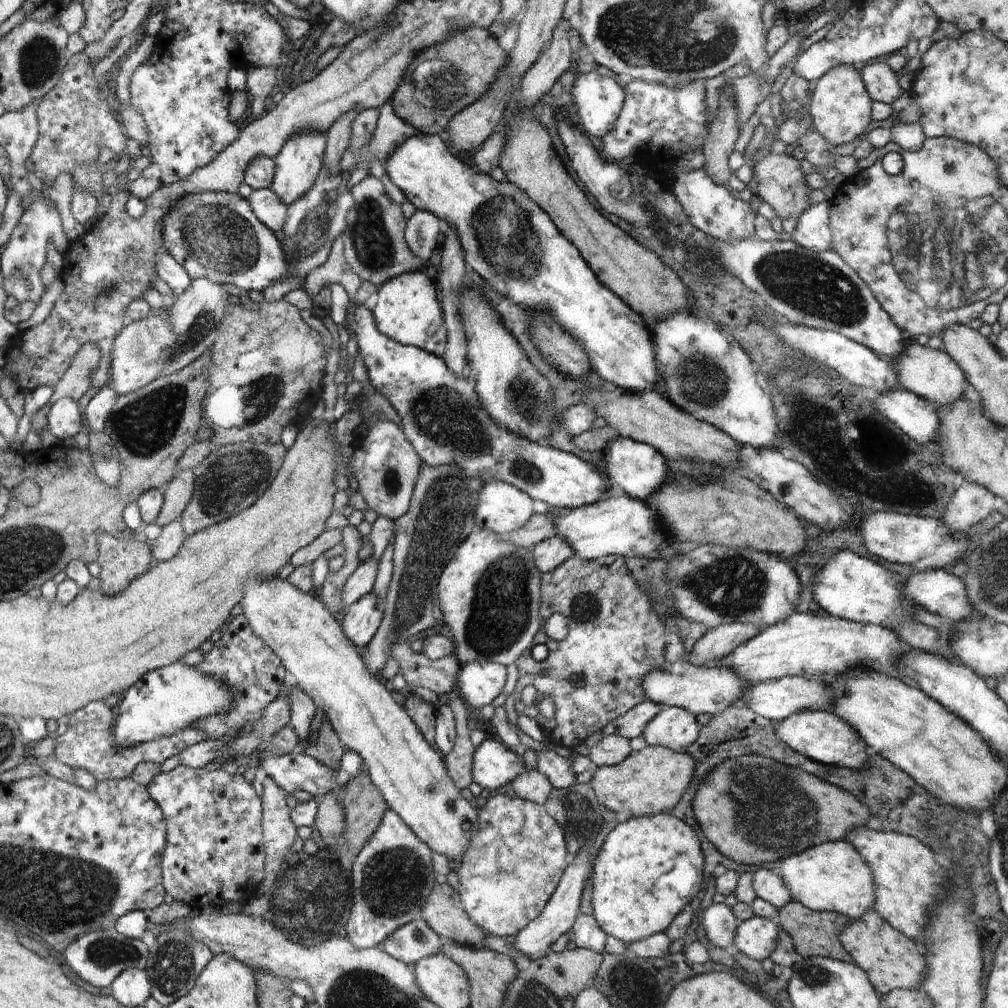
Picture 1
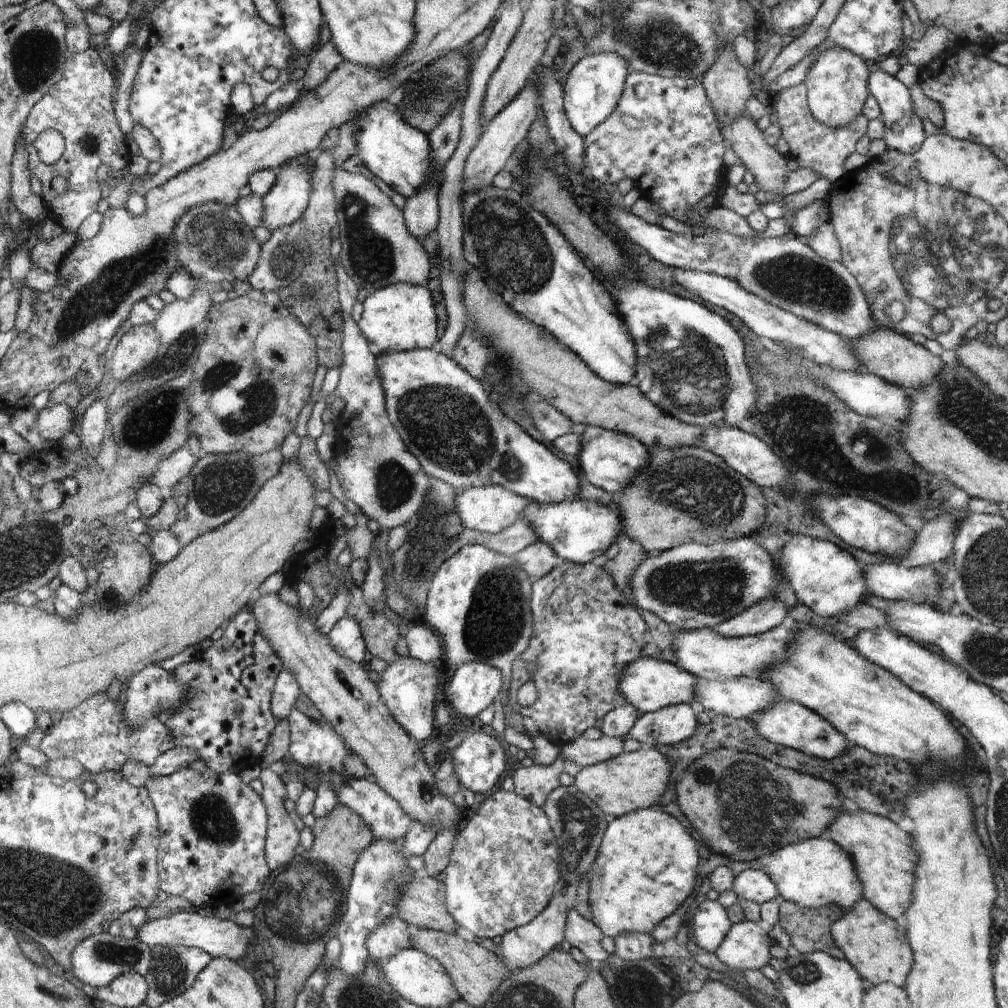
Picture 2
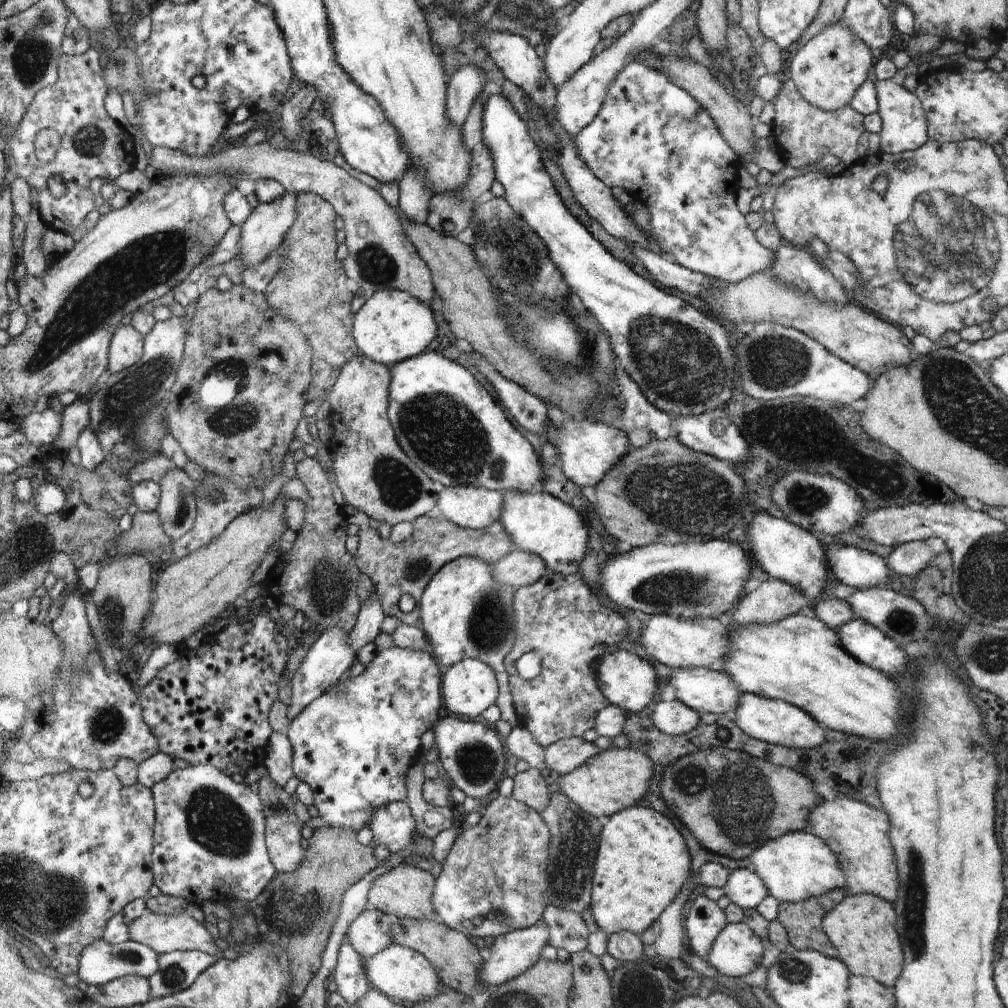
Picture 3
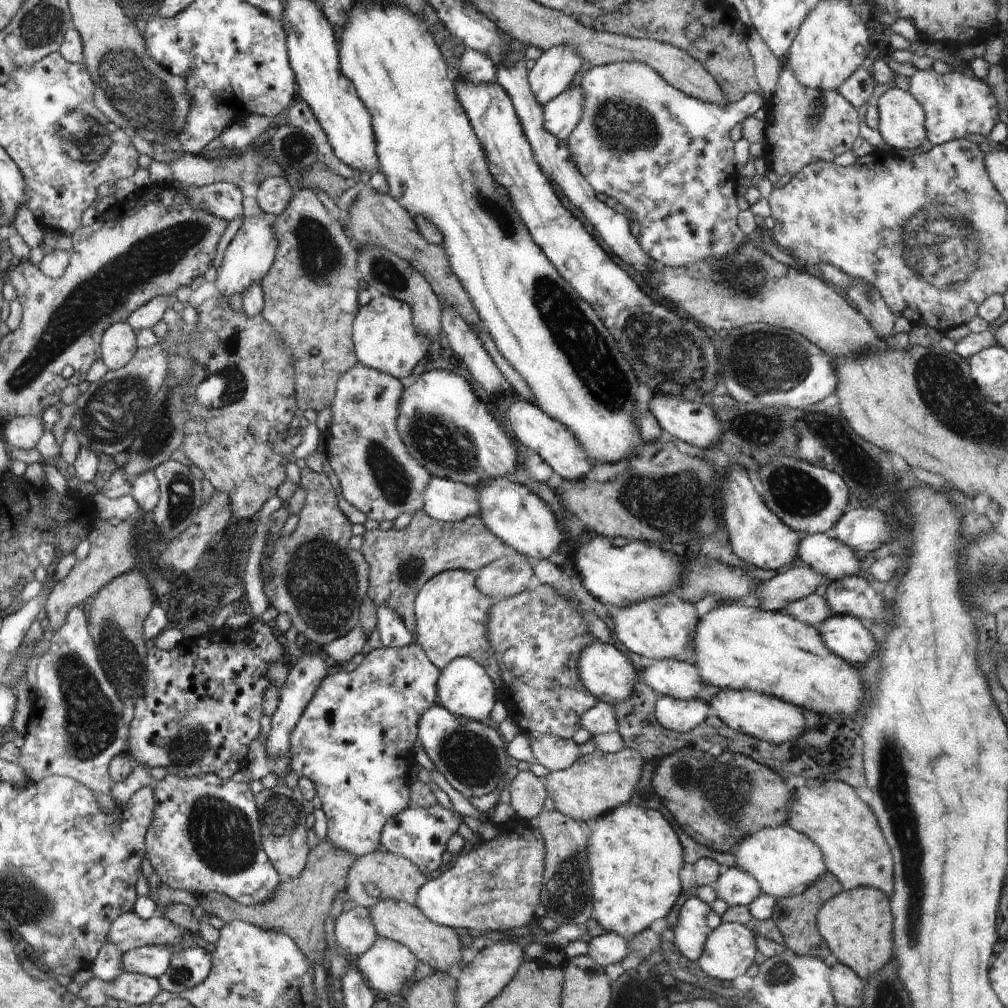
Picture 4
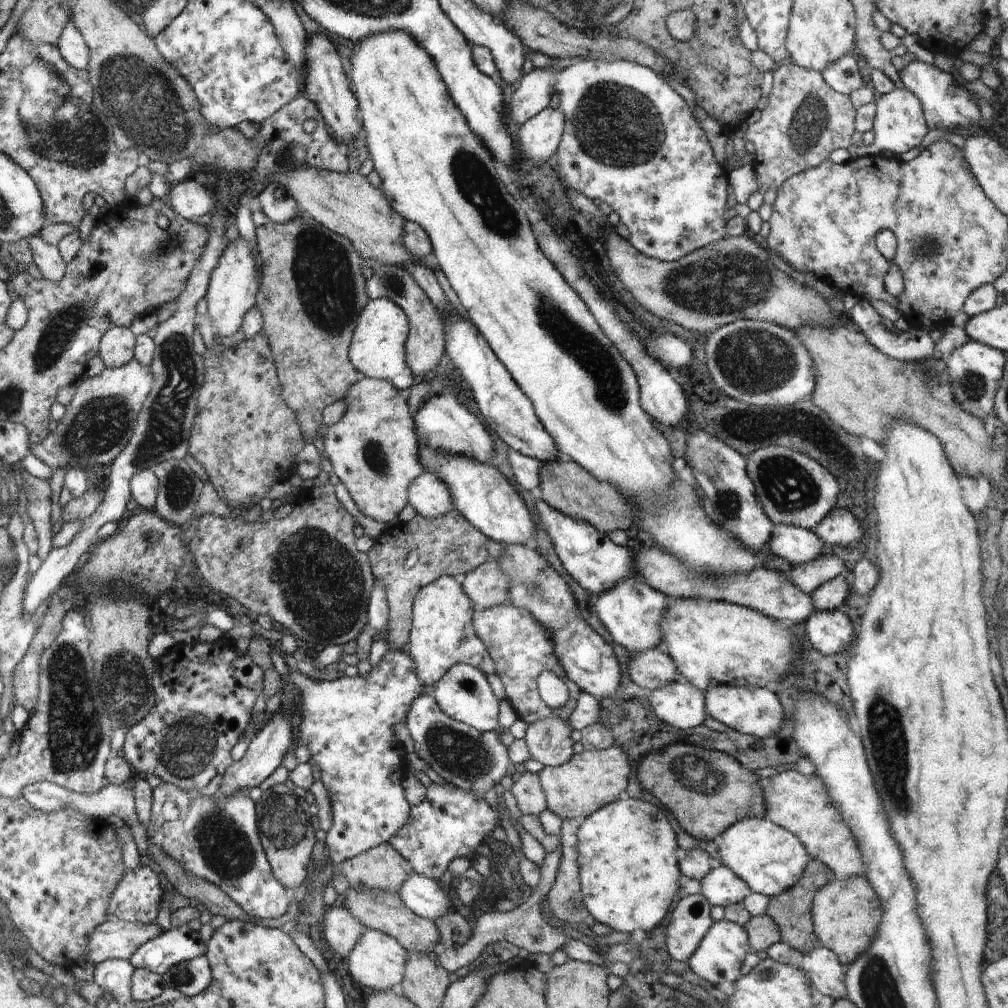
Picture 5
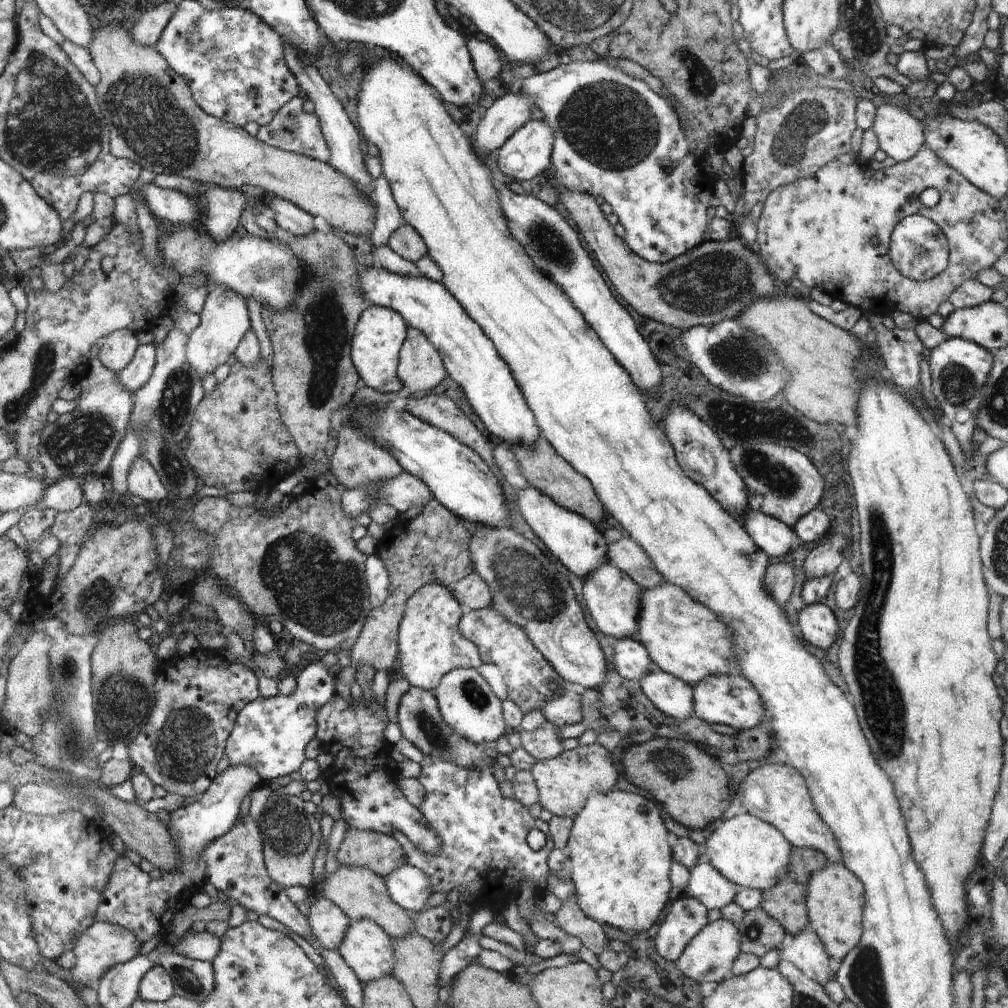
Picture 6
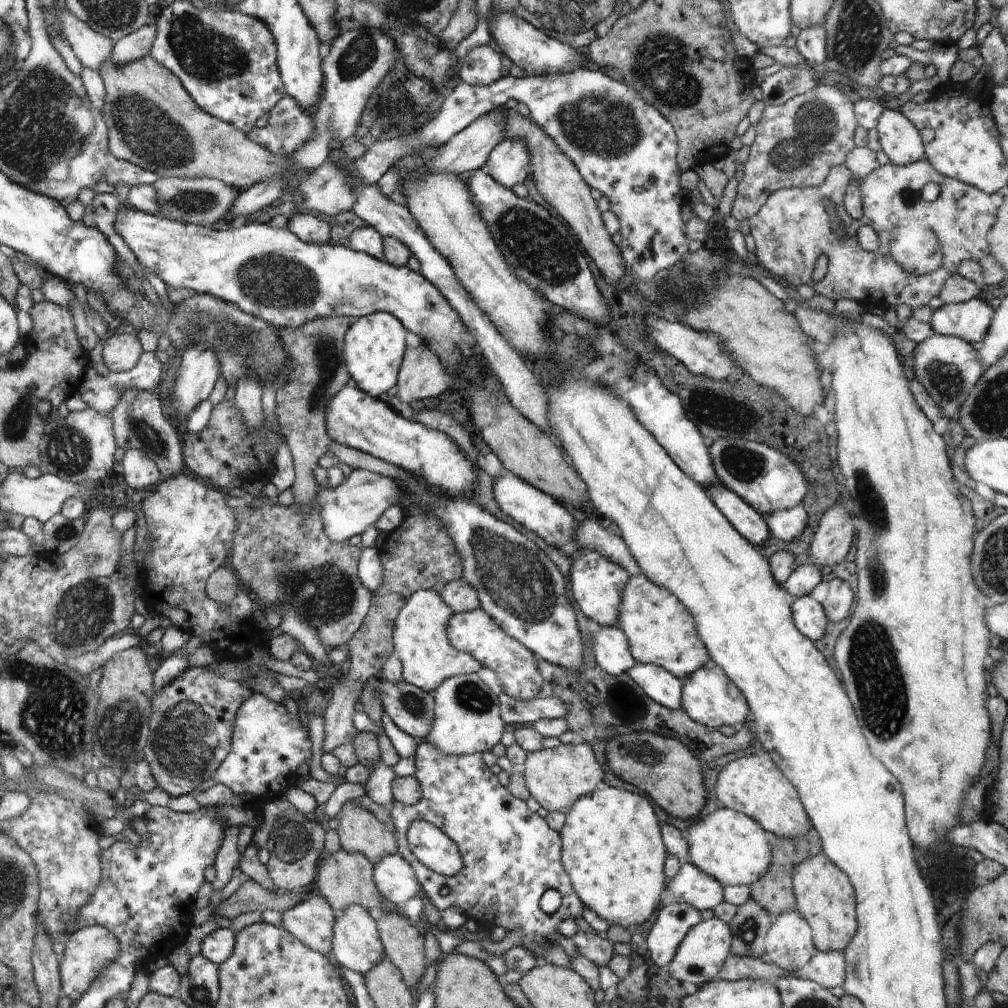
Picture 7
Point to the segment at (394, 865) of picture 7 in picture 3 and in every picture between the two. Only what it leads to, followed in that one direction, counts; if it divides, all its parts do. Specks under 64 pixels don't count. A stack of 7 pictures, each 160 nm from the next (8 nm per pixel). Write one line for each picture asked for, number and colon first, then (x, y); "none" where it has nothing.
3: (494, 880)
4: (496, 885)
5: (423, 896)
6: (409, 887)

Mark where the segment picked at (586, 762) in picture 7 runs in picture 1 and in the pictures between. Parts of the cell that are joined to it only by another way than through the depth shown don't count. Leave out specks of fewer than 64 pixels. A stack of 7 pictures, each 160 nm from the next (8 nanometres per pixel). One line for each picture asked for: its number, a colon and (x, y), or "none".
1: (651, 781)
2: (635, 780)
3: (614, 779)
4: (597, 783)
5: (591, 780)
6: (565, 783)

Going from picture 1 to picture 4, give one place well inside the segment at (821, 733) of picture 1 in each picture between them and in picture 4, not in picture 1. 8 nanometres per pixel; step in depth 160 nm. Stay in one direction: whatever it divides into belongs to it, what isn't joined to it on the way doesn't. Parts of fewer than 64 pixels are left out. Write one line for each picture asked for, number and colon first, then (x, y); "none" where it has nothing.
2: (787, 723)
3: (774, 721)
4: (762, 716)

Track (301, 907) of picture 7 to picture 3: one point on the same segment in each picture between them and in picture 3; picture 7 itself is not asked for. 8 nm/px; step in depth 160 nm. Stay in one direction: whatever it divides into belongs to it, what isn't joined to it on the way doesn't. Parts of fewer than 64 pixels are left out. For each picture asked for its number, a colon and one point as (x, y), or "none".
3: (369, 933)
4: (354, 930)
5: (341, 931)
6: (329, 923)

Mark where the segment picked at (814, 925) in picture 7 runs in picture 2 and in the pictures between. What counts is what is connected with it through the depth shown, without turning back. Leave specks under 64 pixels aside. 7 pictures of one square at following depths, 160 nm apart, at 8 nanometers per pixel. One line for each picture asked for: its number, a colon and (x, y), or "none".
2: (876, 946)
3: (862, 927)
4: (857, 924)
5: (846, 913)
6: (835, 897)

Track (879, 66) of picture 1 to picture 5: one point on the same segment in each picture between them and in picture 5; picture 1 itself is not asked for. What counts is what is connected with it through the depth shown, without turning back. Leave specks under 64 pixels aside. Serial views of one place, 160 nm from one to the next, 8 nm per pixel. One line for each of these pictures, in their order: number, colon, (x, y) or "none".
2: (904, 132)
3: (904, 124)
4: (901, 117)
5: (899, 126)

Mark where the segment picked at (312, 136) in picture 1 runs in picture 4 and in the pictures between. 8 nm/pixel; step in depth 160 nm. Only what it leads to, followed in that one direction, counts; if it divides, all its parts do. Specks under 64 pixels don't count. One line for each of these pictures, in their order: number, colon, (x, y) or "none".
2: (285, 204)
3: (265, 229)
4: (249, 256)

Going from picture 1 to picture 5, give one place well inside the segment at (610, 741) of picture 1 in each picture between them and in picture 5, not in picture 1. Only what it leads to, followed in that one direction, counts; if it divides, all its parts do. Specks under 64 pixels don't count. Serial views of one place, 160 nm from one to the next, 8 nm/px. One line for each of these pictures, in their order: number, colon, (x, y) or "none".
2: (584, 752)
3: (565, 755)
4: (555, 753)
5: (549, 741)

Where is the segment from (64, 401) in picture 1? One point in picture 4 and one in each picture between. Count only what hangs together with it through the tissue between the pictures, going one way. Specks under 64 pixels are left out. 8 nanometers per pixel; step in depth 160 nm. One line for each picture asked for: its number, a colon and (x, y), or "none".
2: (54, 422)
3: (39, 428)
4: (24, 432)

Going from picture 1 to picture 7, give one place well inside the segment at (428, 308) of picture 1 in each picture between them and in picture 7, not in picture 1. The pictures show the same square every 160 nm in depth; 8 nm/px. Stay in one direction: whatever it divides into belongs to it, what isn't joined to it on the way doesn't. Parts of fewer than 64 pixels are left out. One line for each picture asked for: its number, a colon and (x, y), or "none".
2: (400, 317)
3: (392, 325)
4: (386, 339)
5: (378, 351)
6: (381, 332)
7: (375, 347)

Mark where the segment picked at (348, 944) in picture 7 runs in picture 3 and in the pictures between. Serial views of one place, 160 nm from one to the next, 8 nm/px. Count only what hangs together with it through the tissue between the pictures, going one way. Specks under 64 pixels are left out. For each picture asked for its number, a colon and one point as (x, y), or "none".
3: (404, 973)
4: (387, 965)
5: (378, 961)
6: (367, 948)

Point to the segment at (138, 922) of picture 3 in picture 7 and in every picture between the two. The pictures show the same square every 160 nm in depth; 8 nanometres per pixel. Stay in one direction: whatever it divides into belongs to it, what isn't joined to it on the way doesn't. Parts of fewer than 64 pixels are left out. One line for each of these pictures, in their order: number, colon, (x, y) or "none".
4: (129, 931)
5: (114, 939)
6: (100, 947)
7: (89, 950)

